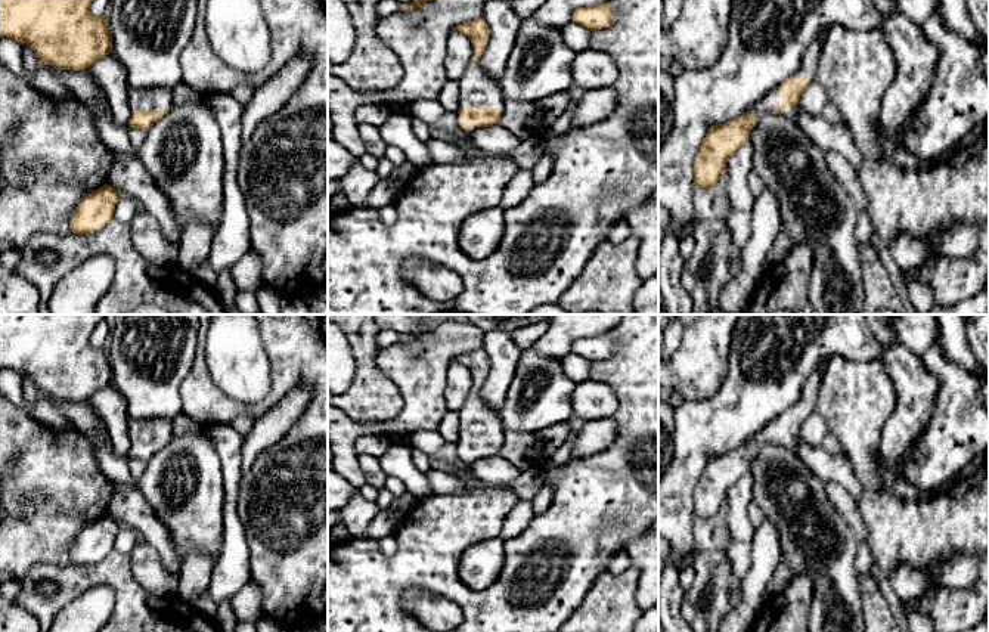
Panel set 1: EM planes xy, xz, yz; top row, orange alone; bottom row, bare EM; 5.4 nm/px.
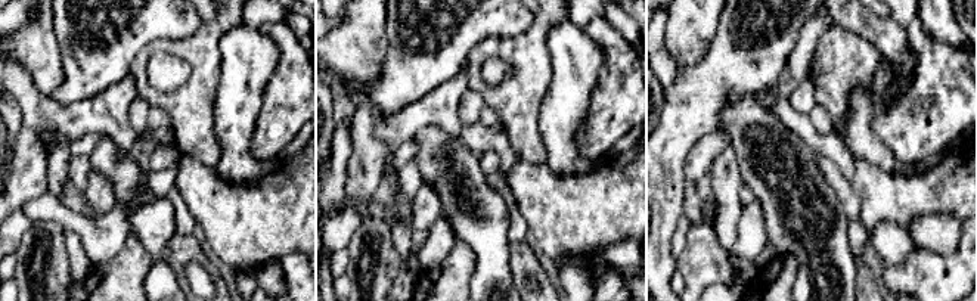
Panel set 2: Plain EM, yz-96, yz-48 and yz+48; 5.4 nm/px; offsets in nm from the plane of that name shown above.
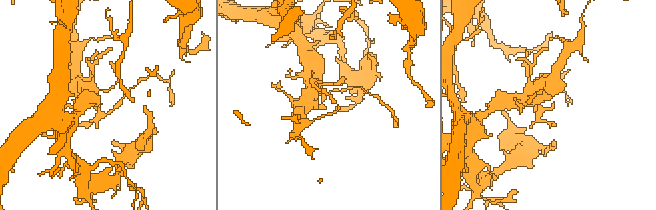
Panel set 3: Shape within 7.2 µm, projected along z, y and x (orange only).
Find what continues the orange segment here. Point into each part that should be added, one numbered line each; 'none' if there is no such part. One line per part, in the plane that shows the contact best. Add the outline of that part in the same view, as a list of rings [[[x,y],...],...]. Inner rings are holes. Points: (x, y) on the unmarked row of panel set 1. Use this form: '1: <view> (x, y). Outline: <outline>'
1: xz (476, 420). Outline: [[[471,390],[459,411],[459,437],[478,440],[481,436],[497,437],[499,446],[503,444],[500,413],[484,406],[480,394]]]

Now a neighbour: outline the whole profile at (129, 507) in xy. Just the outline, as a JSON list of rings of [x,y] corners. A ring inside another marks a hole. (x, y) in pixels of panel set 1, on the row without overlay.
[[[112,481],[114,495],[108,508],[111,518],[139,533],[159,554],[162,566],[176,577],[180,576],[183,561],[171,540],[171,533],[162,524],[139,489]]]

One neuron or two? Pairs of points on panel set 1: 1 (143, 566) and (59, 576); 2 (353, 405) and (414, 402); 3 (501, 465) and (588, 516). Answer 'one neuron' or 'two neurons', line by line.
1: two neurons
2: two neurons
3: two neurons

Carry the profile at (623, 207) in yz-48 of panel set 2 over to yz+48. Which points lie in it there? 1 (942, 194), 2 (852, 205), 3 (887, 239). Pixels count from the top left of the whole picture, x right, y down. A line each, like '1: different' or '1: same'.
1: same
2: different
3: different

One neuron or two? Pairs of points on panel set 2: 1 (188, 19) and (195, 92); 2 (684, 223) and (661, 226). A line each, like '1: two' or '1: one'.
1: two
2: two

